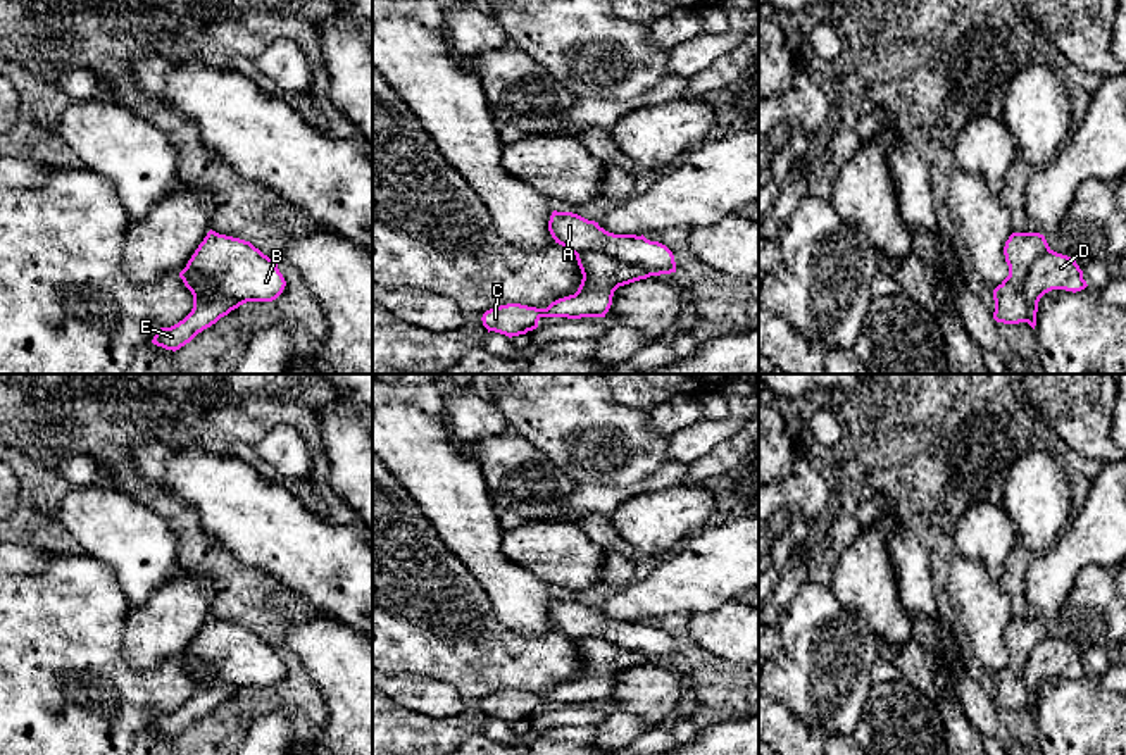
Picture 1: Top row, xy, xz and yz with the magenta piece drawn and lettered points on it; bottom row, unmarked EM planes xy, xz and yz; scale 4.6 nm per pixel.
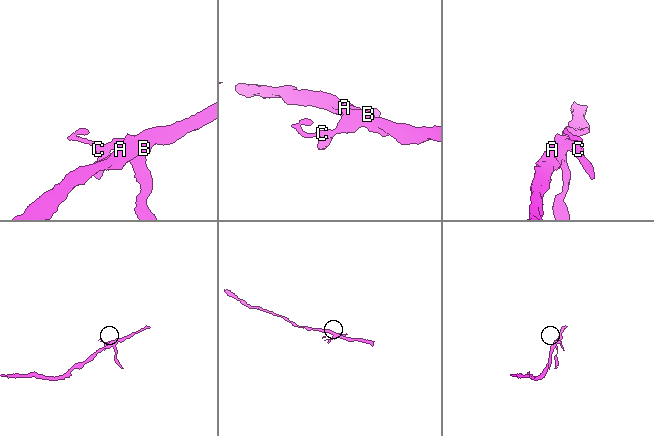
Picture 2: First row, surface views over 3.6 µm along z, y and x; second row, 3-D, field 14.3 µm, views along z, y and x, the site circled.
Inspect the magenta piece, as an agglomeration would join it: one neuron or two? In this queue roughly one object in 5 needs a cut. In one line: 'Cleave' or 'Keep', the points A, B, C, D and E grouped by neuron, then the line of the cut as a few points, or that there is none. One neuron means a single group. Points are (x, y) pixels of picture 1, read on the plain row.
Cleave. Groups: A B E / C D. Split along yz (1049, 635), (1026, 662), (1025, 707)

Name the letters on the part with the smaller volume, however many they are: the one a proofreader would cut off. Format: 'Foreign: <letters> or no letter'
Foreign: C, D

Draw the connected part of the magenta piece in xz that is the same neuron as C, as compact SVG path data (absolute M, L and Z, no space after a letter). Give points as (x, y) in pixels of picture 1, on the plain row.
M602 638L576 641L583 665L574 681L552 688L547 695L507 689L486 696L481 703L490 717L509 724L526 721L538 714L541 703L605 703L619 672L647 665L650 660L628 648L616 646Z

